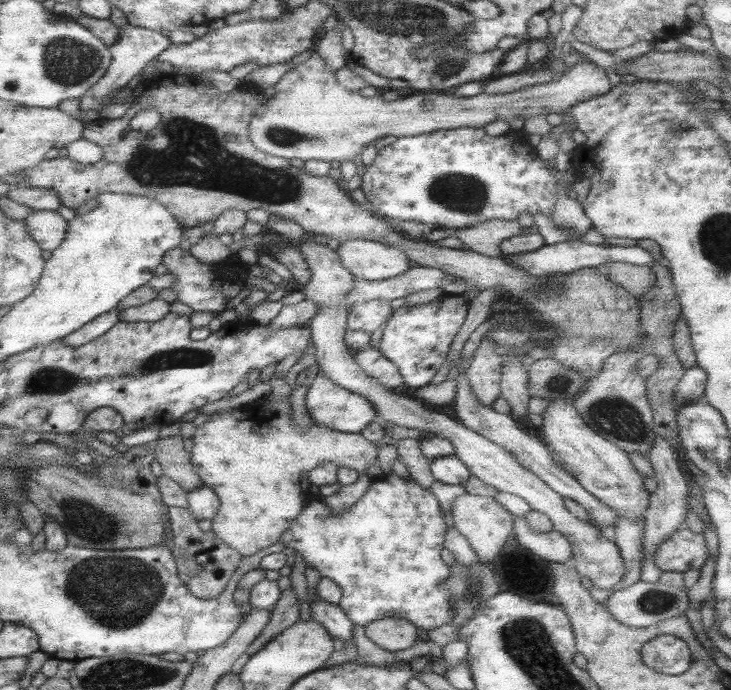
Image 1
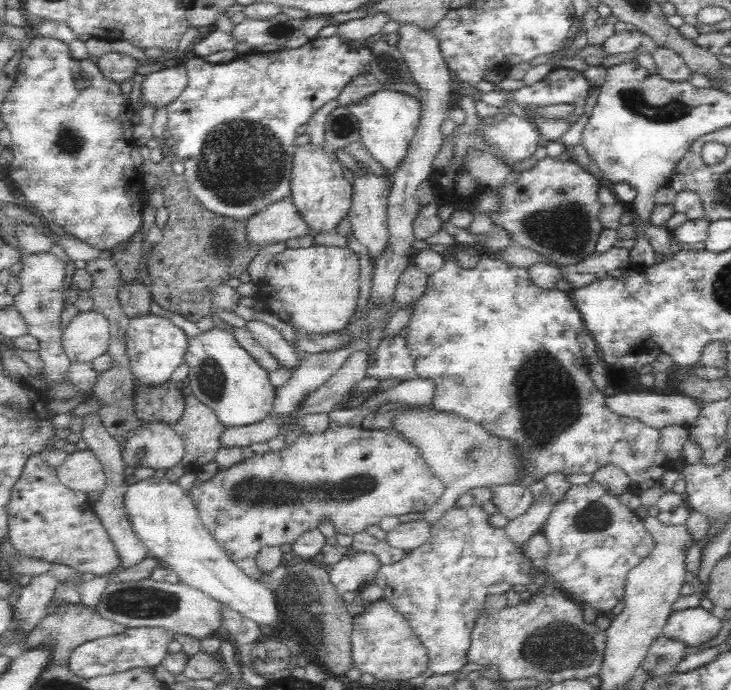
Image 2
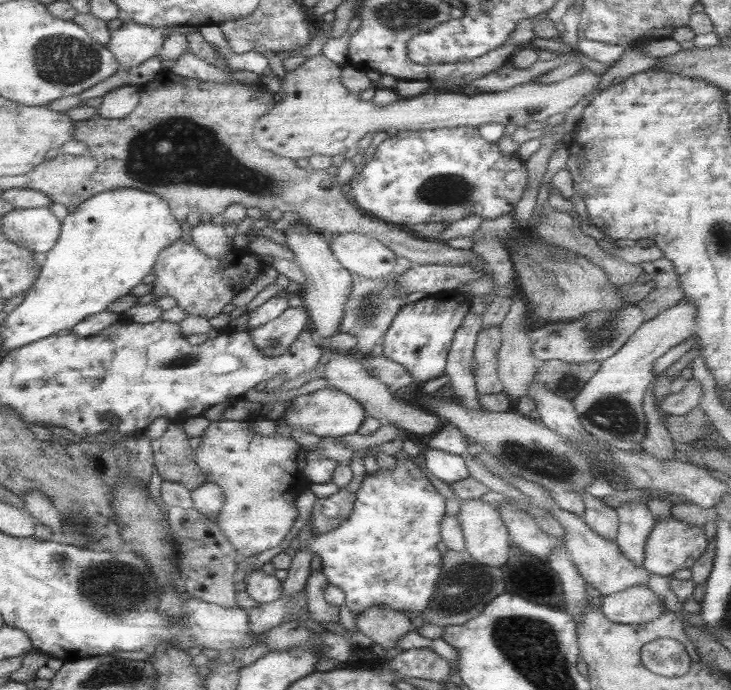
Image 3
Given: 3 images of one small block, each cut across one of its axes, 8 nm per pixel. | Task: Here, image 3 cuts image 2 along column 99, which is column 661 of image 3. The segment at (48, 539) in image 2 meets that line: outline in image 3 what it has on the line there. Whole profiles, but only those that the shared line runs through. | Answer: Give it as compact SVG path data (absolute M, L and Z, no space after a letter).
M674 518L660 519L655 522L648 535L642 566L651 574L670 577L678 570L691 569L706 550L708 543L703 526L690 526Z

